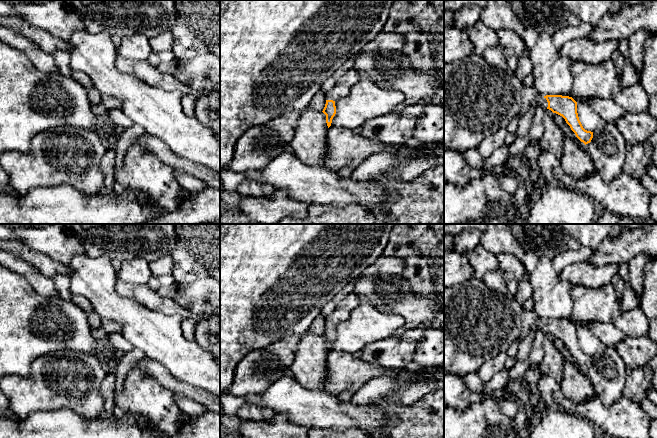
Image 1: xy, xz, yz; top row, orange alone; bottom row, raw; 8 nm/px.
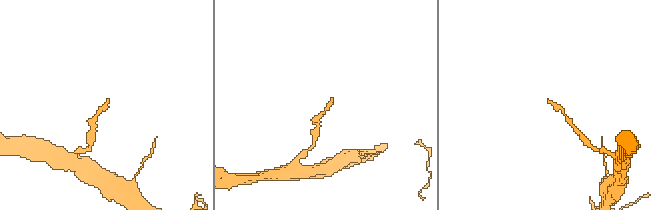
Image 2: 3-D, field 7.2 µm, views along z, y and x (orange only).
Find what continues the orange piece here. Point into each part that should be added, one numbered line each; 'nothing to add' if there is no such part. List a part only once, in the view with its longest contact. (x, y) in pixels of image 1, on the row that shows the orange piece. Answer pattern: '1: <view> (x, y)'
1: yz (539, 101)

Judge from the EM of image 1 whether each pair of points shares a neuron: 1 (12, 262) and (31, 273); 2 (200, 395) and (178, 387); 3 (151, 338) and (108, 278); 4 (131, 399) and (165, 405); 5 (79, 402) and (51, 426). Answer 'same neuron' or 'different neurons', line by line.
1: same neuron
2: same neuron
3: same neuron
4: same neuron
5: different neurons

